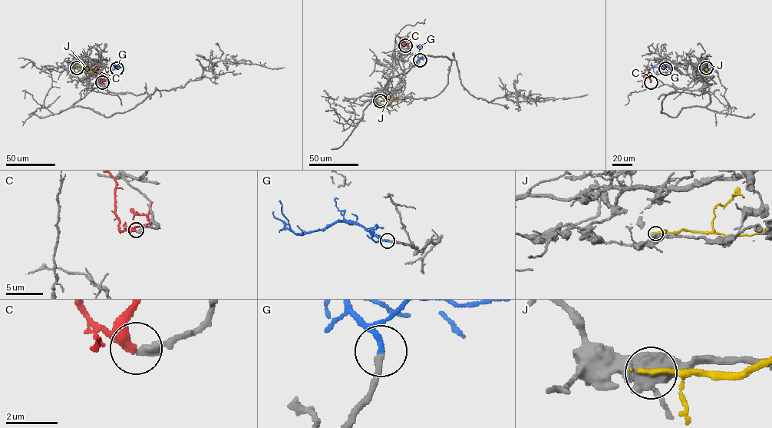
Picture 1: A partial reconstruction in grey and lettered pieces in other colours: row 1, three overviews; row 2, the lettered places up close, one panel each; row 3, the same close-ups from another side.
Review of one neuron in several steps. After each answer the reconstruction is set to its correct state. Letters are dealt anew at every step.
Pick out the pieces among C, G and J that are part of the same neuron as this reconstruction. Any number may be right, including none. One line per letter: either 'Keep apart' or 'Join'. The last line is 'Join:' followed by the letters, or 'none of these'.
C: Keep apart
G: Join
J: Keep apart
Join: G

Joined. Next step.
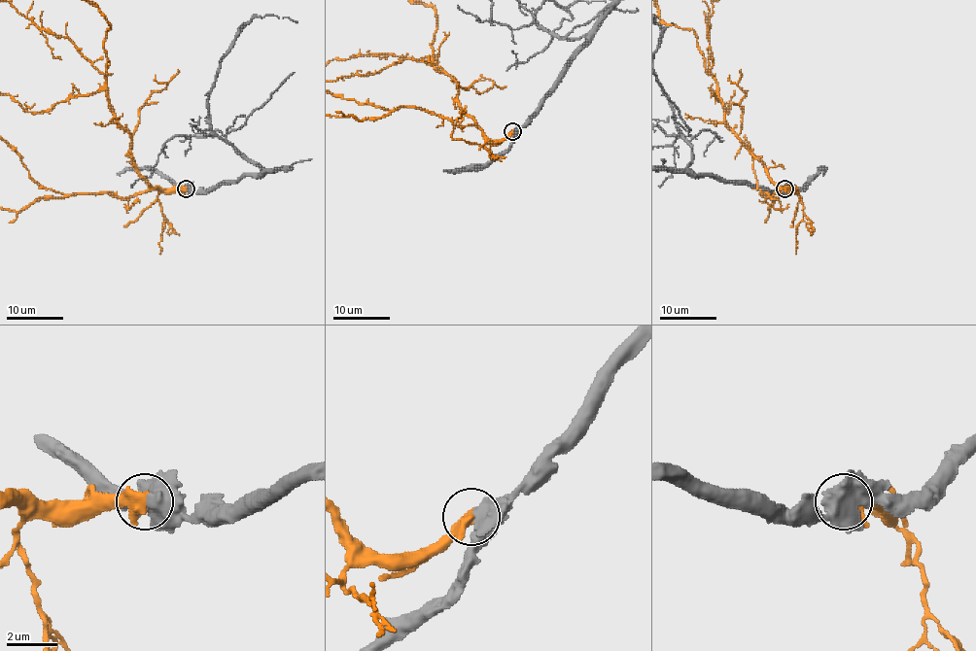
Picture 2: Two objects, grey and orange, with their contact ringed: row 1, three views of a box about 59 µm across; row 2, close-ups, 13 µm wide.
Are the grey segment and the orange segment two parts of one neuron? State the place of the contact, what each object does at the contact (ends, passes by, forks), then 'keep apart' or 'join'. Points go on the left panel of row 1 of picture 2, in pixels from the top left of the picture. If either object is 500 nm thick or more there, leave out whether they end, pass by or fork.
at (186, 188); join

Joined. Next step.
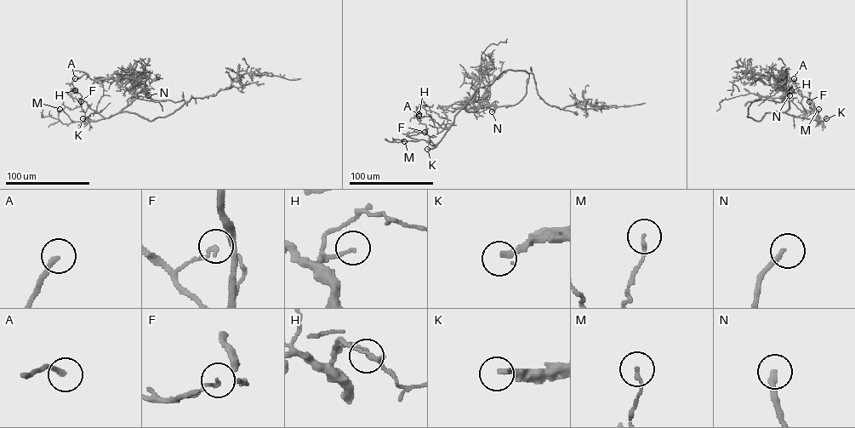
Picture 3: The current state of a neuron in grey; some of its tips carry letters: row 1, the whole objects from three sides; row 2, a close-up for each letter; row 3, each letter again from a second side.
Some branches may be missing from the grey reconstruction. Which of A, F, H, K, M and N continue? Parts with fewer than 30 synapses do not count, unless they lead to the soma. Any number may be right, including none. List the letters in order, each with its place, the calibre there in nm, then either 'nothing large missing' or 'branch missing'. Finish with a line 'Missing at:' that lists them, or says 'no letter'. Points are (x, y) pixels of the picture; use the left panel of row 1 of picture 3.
A: place (75, 78); calibre 200 nm; nothing large missing
F: place (81, 101); calibre 90 nm; nothing large missing
H: place (75, 90); calibre 140 nm; nothing large missing
K: place (82, 118); calibre 220 nm; branch missing
M: place (59, 109); calibre 140 nm; nothing large missing
N: place (148, 95); calibre 240 nm; branch missing
Missing at: K, N

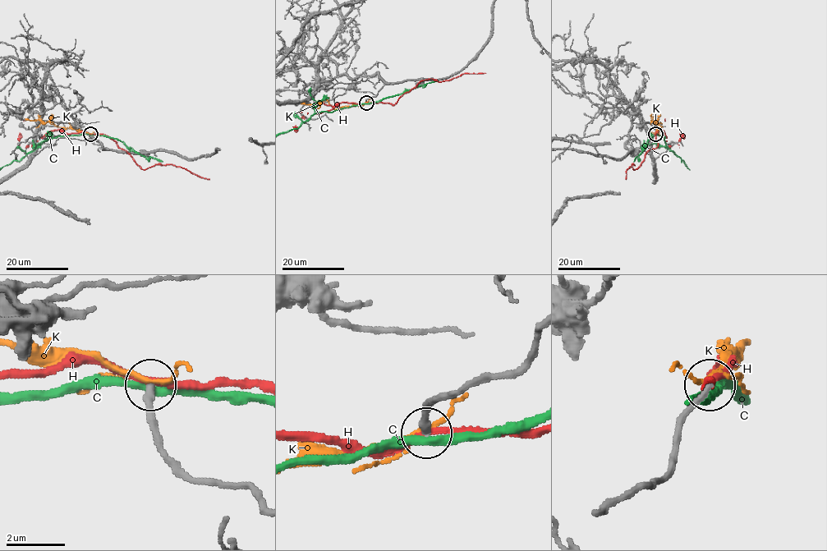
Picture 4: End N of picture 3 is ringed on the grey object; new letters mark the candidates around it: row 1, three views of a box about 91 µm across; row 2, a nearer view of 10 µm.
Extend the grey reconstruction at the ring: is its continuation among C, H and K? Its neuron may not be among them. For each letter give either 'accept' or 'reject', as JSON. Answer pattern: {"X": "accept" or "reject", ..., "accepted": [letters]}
{"C": "reject", "H": "reject", "K": "reject", "accepted": []}

